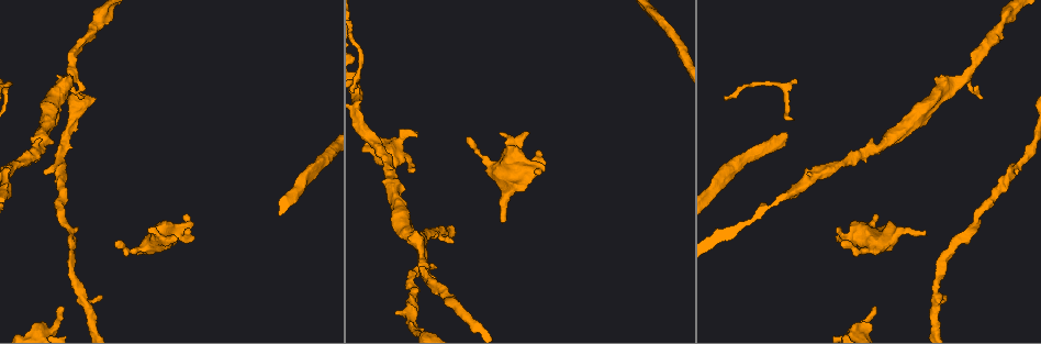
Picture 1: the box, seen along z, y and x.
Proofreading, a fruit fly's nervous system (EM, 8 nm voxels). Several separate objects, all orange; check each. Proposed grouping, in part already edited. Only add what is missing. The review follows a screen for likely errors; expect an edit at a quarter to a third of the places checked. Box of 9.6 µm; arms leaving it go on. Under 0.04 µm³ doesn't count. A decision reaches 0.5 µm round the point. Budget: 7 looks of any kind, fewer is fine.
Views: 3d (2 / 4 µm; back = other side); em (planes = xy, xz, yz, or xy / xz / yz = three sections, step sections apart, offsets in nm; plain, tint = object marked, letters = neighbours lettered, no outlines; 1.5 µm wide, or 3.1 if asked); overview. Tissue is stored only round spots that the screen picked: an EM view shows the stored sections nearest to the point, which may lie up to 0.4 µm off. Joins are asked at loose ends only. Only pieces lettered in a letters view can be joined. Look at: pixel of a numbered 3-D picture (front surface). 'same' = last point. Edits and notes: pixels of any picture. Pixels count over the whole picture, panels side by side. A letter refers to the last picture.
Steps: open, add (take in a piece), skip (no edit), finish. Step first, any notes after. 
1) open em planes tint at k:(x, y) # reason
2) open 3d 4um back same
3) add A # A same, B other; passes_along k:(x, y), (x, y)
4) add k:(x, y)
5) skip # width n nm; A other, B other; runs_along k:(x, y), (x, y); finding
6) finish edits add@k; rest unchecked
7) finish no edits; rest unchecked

open 3d 4um at 1:(504, 220) # free end

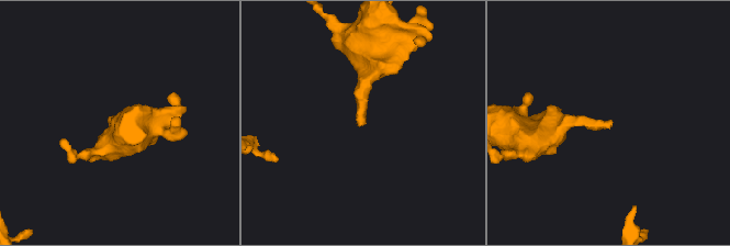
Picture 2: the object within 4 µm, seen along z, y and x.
open em planes letters at 2:(612, 120) # shape alone is not enough

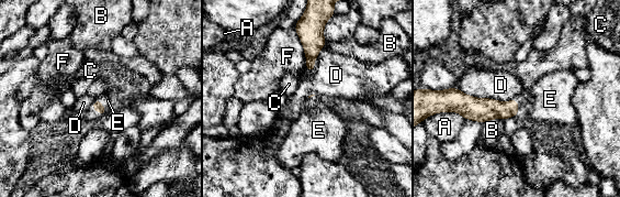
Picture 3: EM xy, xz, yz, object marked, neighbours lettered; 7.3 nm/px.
add E # A other, B other, C other, D other, E same, F other; it goes on there

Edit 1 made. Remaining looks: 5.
open em planes tint at 1:(945, 296) # branch stops here

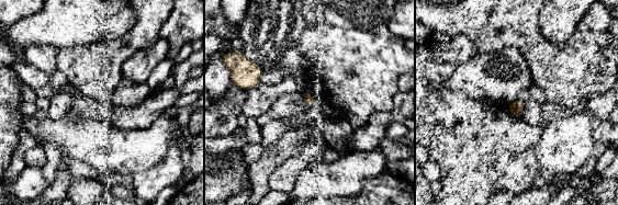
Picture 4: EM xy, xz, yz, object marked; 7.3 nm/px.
open em planes letters same

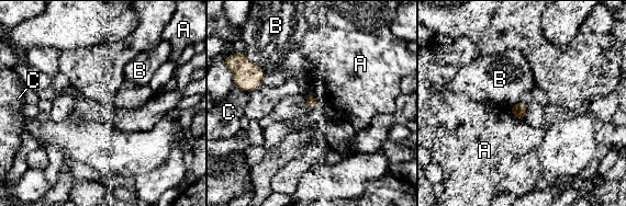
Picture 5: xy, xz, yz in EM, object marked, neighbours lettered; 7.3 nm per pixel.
skip # A other, B other, C other; border 5:(250, 60), (257, 64), (265, 72); no lettered piece goes on from it

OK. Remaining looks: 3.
open 3d 2um at 1:(874, 307)

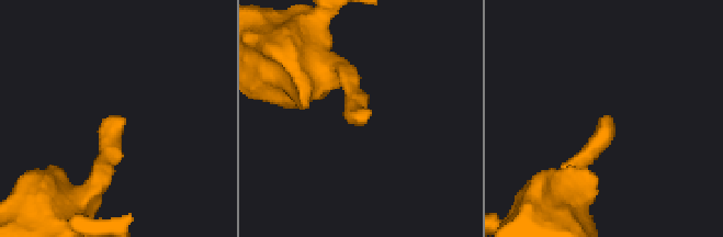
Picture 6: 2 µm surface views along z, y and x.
open em planes letters at 6:(362, 115)

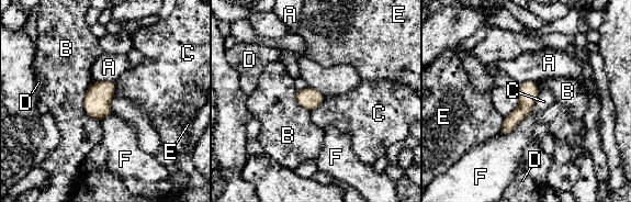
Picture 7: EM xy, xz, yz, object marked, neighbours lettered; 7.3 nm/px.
skip # A other, B other, C other, D other, E other, F other; runs_along 7:(534, 85), (503, 132); no lettered piece goes on from it

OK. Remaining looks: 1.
finish edits add@3; rest unchecked

